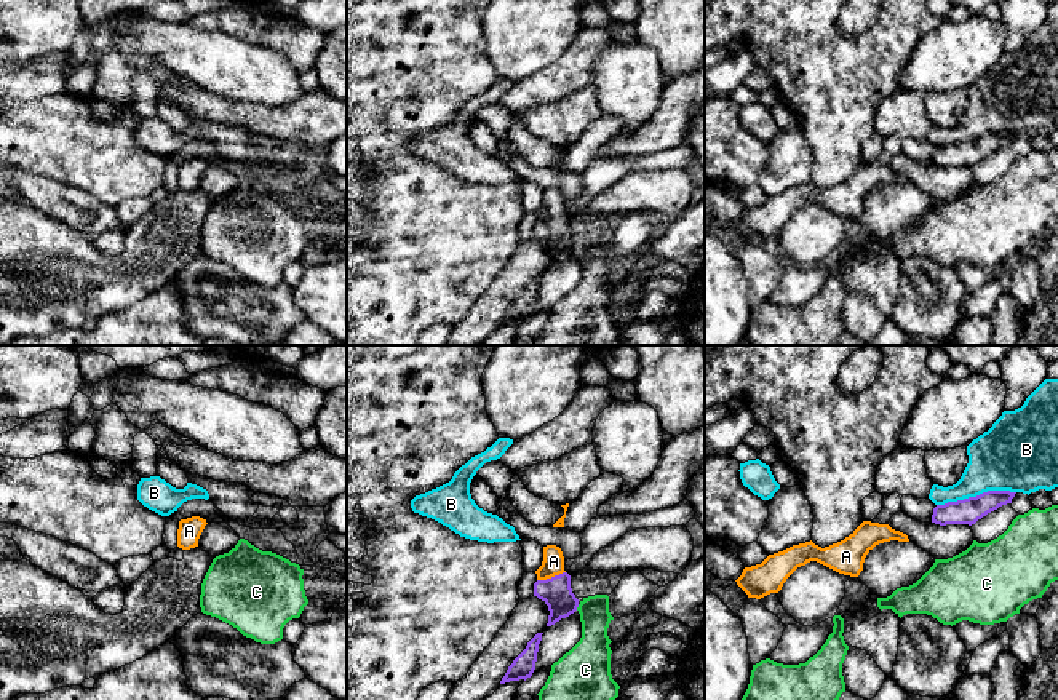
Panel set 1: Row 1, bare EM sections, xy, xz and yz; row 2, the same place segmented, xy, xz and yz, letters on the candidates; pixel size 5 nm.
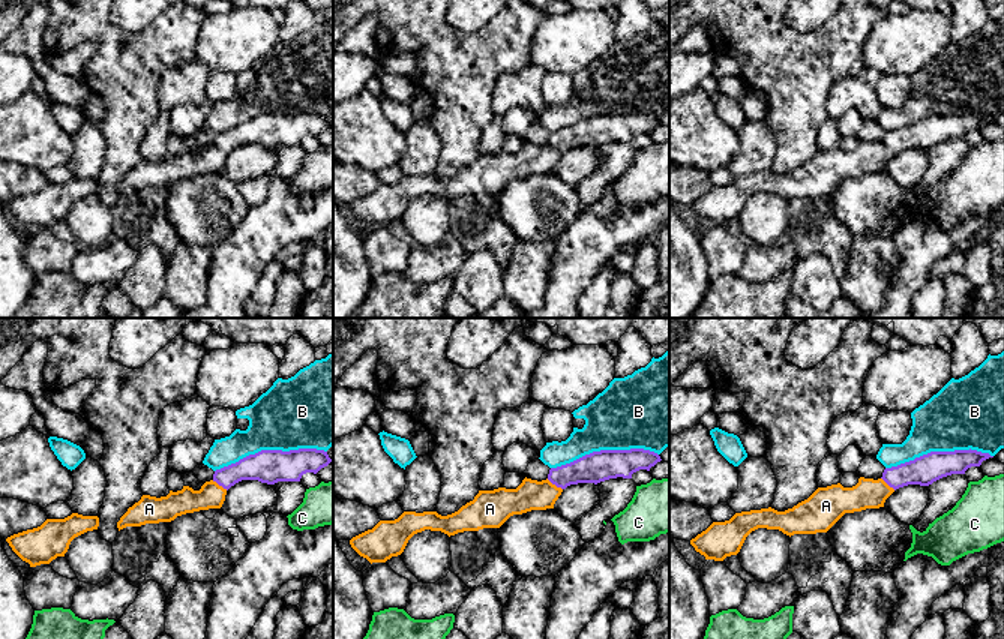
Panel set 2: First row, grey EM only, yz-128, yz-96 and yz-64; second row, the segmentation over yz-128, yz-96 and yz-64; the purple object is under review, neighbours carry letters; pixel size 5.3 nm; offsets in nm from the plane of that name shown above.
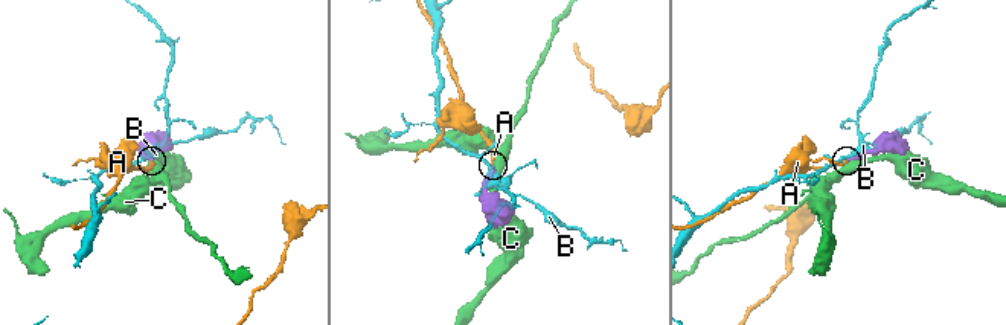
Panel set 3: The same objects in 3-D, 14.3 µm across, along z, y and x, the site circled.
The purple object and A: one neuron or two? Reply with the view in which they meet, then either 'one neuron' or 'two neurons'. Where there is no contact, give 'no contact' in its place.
contact in xz; one neuron

